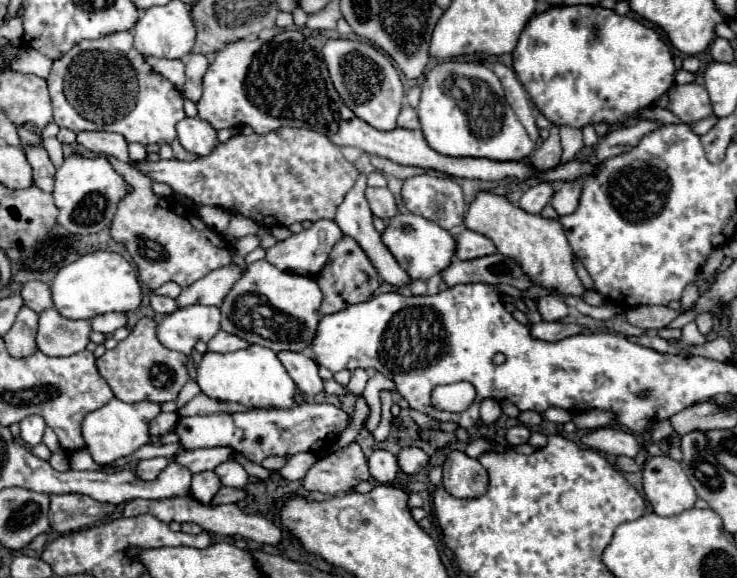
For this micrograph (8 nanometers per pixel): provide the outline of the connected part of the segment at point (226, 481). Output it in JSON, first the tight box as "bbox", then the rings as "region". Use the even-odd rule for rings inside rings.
{"bbox":[214,460,248,488],"region":[[[228,460],[228,462],[220,464],[214,472],[218,474],[218,478],[222,480],[224,486],[244,488],[246,482],[248,482],[248,474],[246,474],[246,470],[244,470],[238,462],[234,462],[234,460]]]}

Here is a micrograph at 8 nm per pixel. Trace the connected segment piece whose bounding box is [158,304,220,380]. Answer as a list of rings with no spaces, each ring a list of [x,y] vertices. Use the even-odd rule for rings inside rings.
[[[192,304],[188,308],[180,308],[168,314],[158,324],[160,342],[170,348],[186,354],[188,358],[188,373],[196,380],[197,369],[192,361],[191,350],[198,340],[212,340],[220,330],[220,308],[218,306],[202,306]]]

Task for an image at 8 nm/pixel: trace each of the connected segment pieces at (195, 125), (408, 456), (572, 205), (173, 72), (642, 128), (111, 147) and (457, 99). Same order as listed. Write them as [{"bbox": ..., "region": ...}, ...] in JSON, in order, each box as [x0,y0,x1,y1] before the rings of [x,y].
[{"bbox":[176,118,218,156],"region":[[[184,118],[176,126],[178,130],[178,140],[180,144],[198,156],[208,156],[218,144],[218,132],[208,124],[206,120],[200,118]]]},{"bbox":[398,446,428,474],"region":[[[406,446],[398,454],[398,464],[404,474],[418,474],[428,464],[428,454],[416,446]]]},{"bbox":[552,182,582,216],"region":[[[564,182],[556,188],[554,196],[552,196],[552,206],[560,216],[572,214],[578,208],[580,202],[580,192],[582,192],[582,184],[580,182]]]},{"bbox":[147,57,186,90],"region":[[[147,57],[147,62],[150,62],[164,78],[168,78],[170,82],[174,82],[180,90],[184,84],[186,77],[184,71],[184,62],[182,60],[158,60],[158,58]]]},{"bbox":[594,120,662,160],"region":[[[638,120],[638,122],[634,122],[632,126],[612,130],[612,132],[608,132],[608,134],[596,144],[594,156],[596,156],[596,160],[608,160],[608,158],[612,158],[612,156],[624,154],[624,152],[636,148],[636,144],[638,144],[648,132],[654,132],[654,130],[660,128],[660,126],[662,126],[662,124],[652,122],[652,120]]]},{"bbox":[78,132,130,162],"region":[[[80,132],[78,144],[96,152],[96,154],[110,154],[122,162],[130,162],[128,156],[128,142],[114,132]]]},{"bbox":[418,62,536,160],"region":[[[438,62],[424,78],[418,116],[426,142],[446,156],[524,160],[536,148],[506,102],[498,76],[482,62]]]}]

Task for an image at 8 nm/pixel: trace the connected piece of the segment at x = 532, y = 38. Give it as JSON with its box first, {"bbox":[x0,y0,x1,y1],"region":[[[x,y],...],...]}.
{"bbox":[512,4,676,128],"region":[[[598,4],[552,6],[546,12],[534,14],[520,34],[512,60],[518,80],[538,110],[552,124],[570,128],[584,128],[588,124],[594,126],[600,122],[624,124],[638,118],[644,108],[654,106],[658,98],[668,92],[676,74],[672,52],[654,28]]]}

